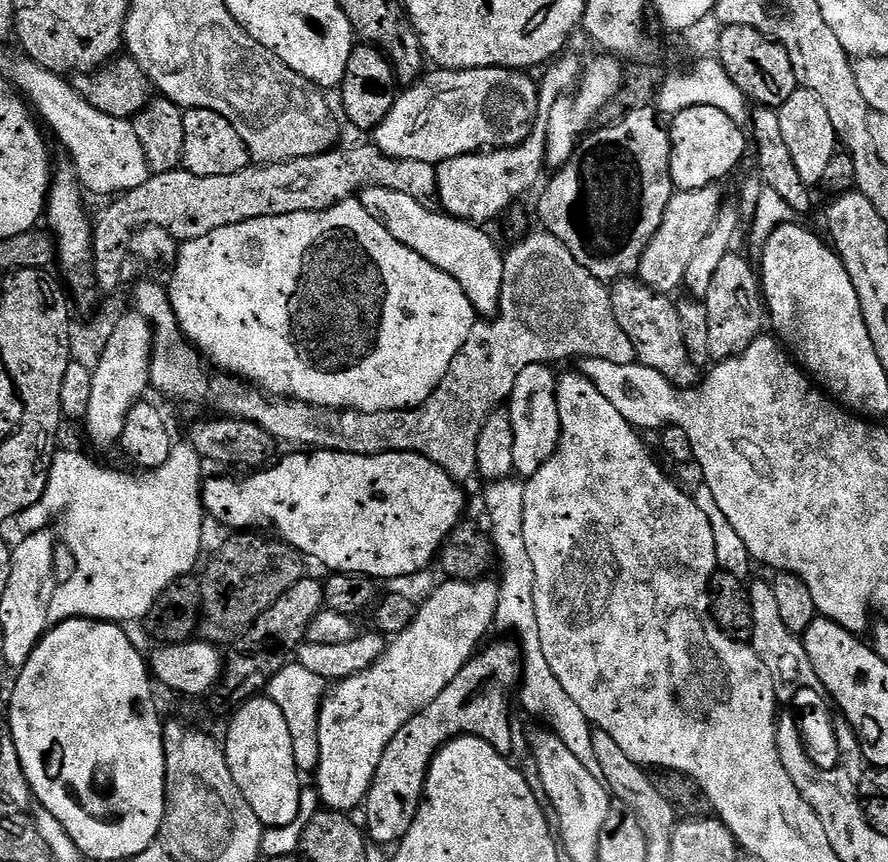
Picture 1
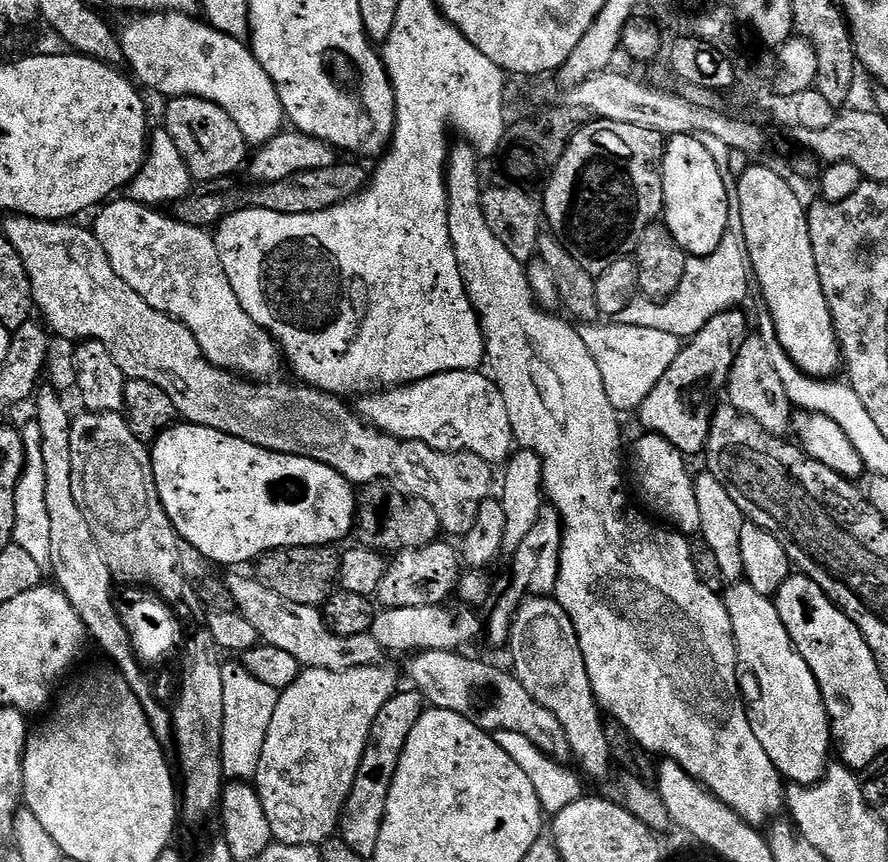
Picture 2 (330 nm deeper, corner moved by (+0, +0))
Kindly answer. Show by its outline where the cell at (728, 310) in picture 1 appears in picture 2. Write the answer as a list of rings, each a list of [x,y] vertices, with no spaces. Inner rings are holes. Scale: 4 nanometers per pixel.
[[[748,334],[740,347],[736,349],[733,366],[726,383],[727,403],[737,408],[742,414],[754,418],[762,430],[775,436],[787,437],[792,427],[794,407],[787,397],[786,389],[782,386],[782,379],[773,365],[766,342],[759,334]]]

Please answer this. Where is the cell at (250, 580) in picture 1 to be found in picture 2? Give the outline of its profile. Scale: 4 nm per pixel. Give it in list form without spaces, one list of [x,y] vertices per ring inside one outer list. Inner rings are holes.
[[[298,546],[297,548],[276,548],[273,552],[265,552],[255,561],[255,579],[260,580],[274,594],[282,594],[282,598],[290,598],[290,602],[302,602],[313,606],[323,605],[324,601],[337,591],[340,582],[341,553],[332,546]]]

